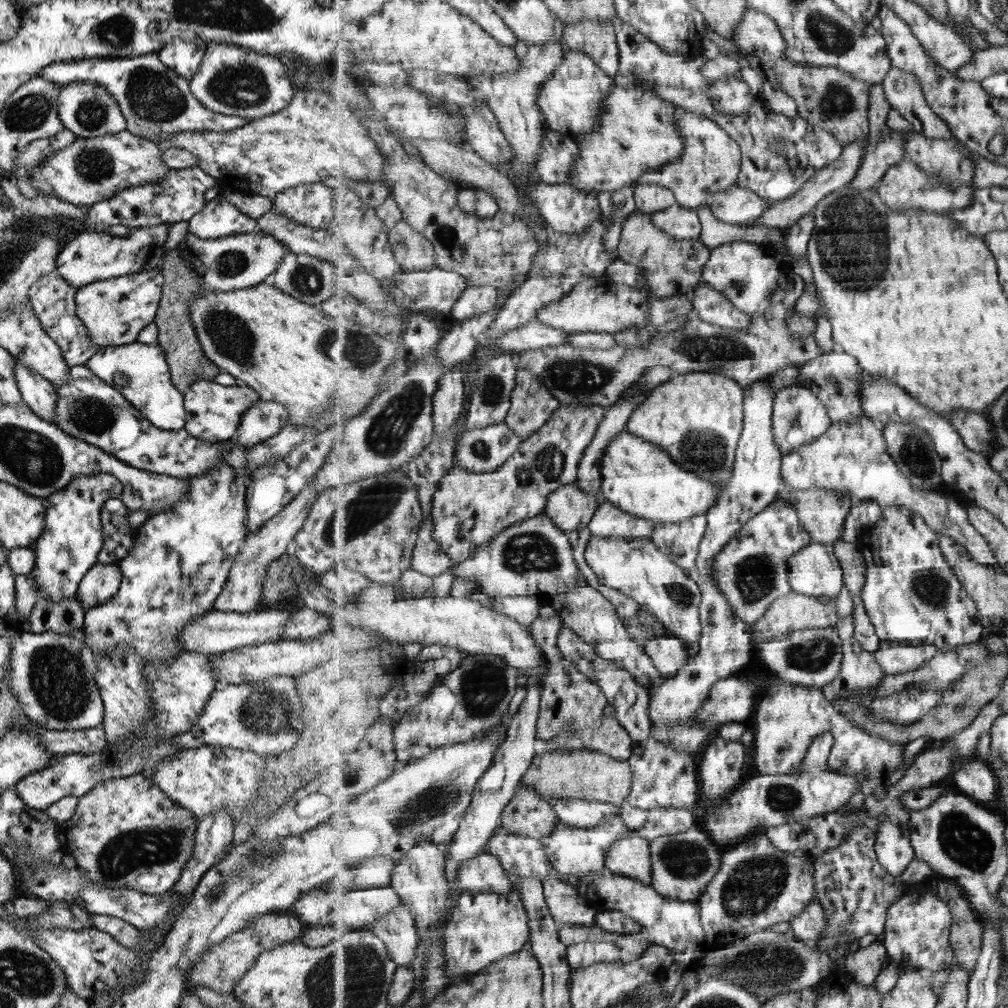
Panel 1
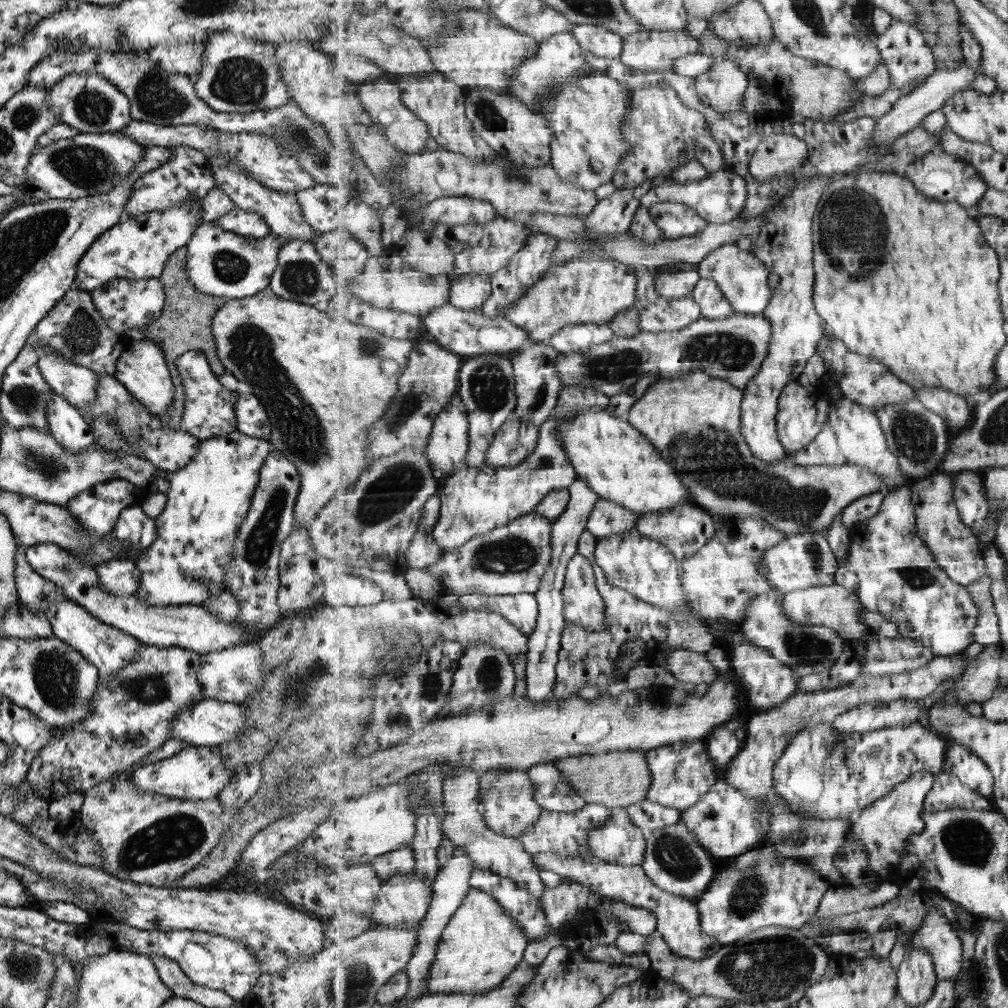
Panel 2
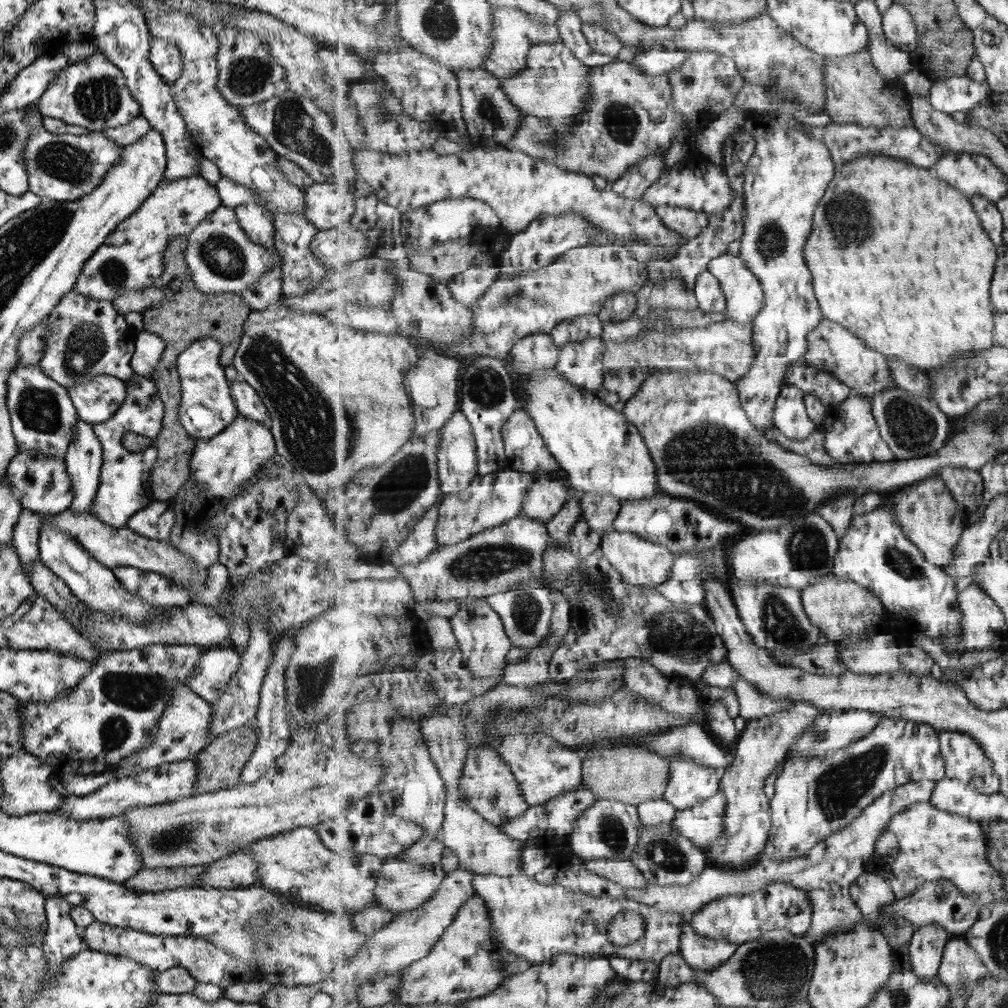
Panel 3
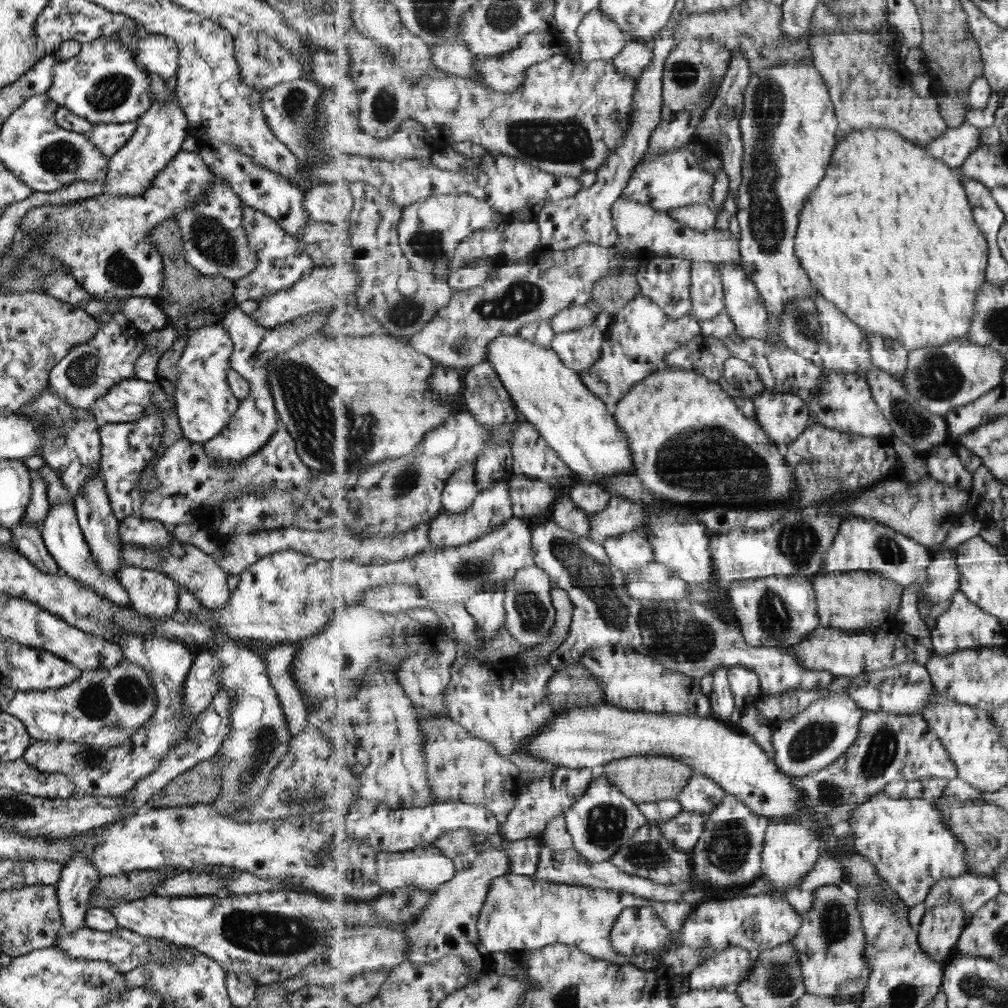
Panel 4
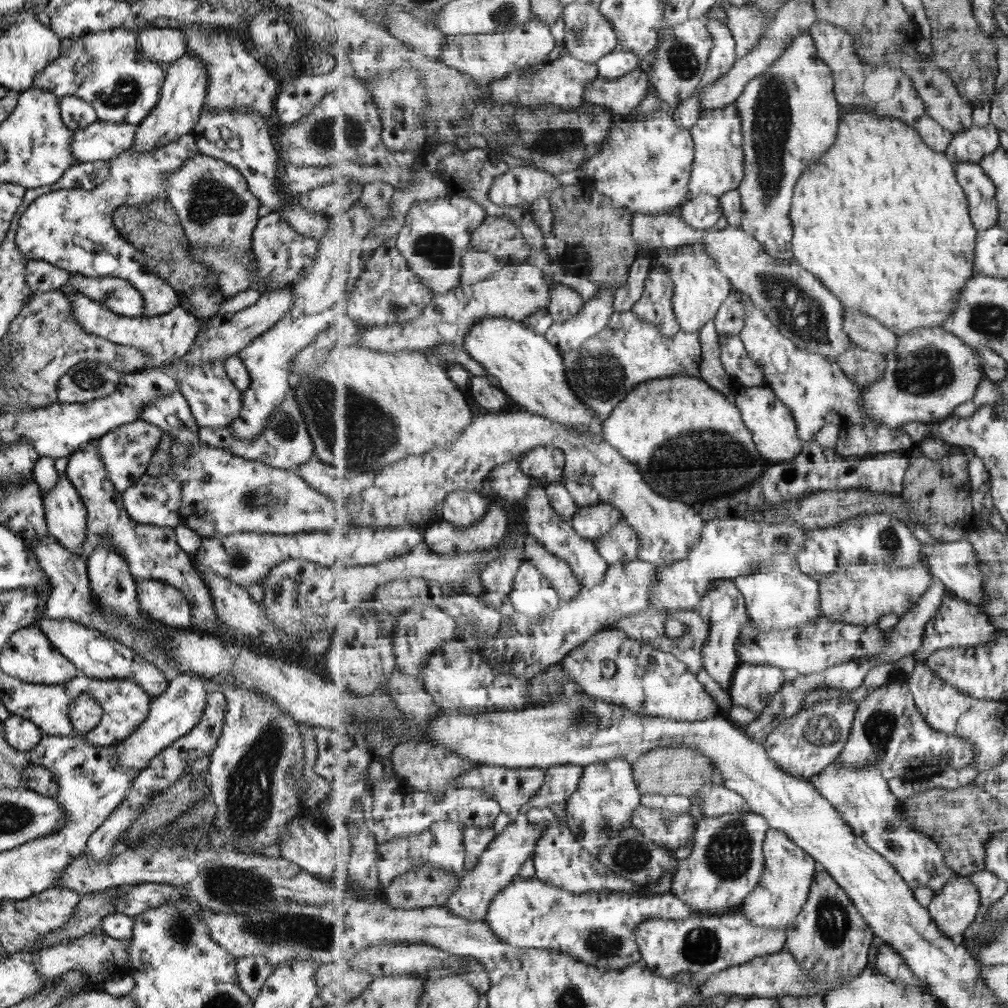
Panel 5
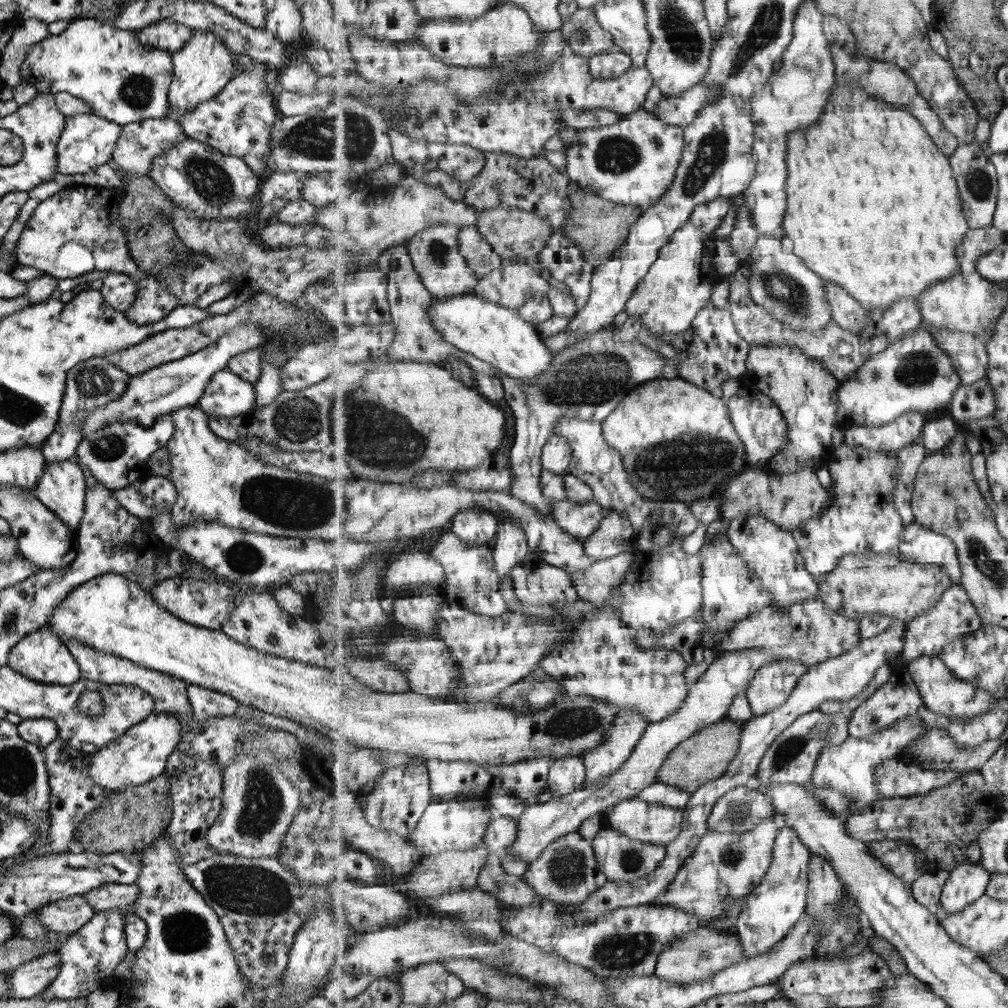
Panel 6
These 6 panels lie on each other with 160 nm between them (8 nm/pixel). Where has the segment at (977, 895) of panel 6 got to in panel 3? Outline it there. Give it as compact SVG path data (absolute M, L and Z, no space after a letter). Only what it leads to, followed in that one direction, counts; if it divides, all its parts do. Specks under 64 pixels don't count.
M942 924L917 928L909 944L911 967L922 978L938 977L947 941L953 936Z

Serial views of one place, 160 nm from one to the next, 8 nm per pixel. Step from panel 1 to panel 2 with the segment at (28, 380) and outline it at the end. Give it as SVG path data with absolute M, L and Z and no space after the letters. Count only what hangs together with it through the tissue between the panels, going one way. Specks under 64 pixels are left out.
M51 393L50 401L45 414L50 435L70 454L84 451L95 439L89 424L60 394Z

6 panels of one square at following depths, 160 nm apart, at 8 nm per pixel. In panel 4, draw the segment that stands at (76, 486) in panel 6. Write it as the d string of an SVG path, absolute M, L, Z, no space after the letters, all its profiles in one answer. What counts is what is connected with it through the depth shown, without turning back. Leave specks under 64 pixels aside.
M72 501L55 504L48 508L47 514L40 526L40 539L43 541L47 552L58 566L60 573L76 580L80 585L90 588L100 597L109 600L119 607L129 605L127 591L120 585L120 582L113 576L104 573L95 562L93 555L77 524L76 514Z

